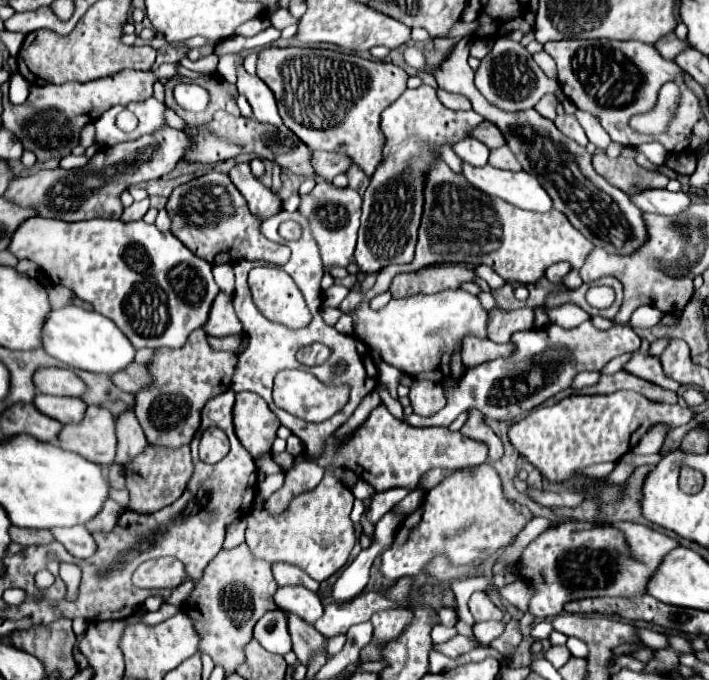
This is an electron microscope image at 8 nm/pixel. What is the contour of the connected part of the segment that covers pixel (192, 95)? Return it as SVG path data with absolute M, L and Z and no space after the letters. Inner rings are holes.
M179 83L174 88L174 98L183 110L203 112L209 104L208 92L192 83Z

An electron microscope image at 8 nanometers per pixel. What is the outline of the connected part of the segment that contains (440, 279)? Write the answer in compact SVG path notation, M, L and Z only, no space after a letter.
M439 264L421 268L417 272L397 274L389 286L393 298L407 298L415 294L437 294L441 290L459 290L465 282L475 282L473 266L465 264Z

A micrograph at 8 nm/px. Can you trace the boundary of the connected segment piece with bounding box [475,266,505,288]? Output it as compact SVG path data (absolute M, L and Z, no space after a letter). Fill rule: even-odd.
M477 266L475 268L479 274L483 274L483 278L487 280L487 284L491 286L491 288L501 288L503 284L505 284L505 280L493 270L493 268L489 268L489 266Z

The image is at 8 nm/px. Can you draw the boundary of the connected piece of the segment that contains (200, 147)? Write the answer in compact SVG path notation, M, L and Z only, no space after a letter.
M217 112L213 122L207 124L207 128L187 128L189 136L195 136L195 148L187 152L185 158L203 162L203 164L215 164L219 160L229 160L239 154L257 154L259 158L275 160L283 168L289 168L293 174L303 174L303 176L313 176L313 164L311 164L311 150L285 126L277 128L271 124L261 124L253 118L235 118L227 112Z

